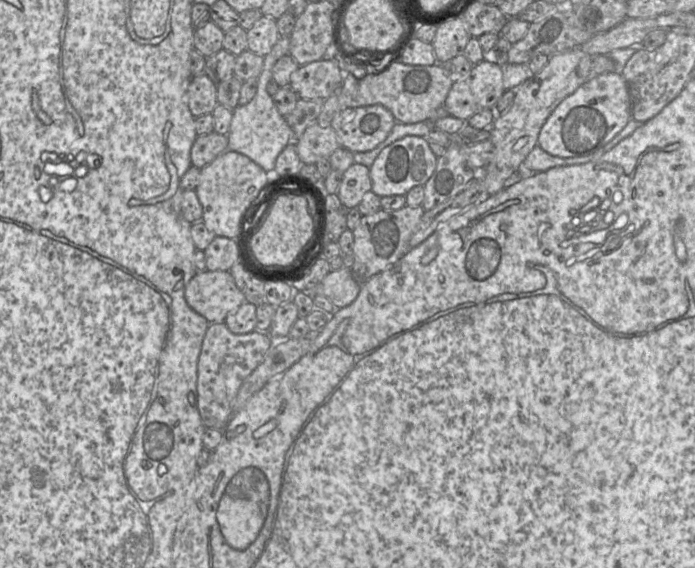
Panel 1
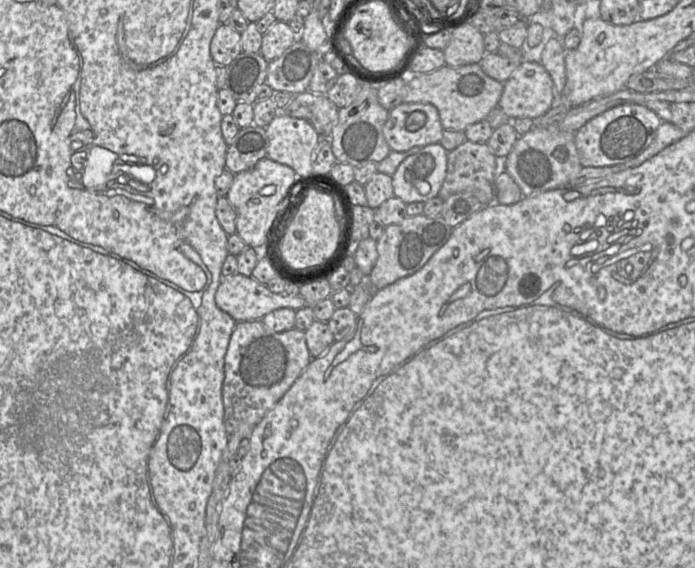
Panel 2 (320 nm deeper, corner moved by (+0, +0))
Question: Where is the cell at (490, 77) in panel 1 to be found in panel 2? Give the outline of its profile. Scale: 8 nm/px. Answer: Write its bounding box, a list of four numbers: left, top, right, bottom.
[498,60,556,120]

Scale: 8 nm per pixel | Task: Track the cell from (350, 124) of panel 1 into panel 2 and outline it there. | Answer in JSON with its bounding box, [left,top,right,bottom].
[383,103,443,152]

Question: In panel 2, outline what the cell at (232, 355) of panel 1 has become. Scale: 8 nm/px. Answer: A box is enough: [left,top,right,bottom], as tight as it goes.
[222,320,312,436]

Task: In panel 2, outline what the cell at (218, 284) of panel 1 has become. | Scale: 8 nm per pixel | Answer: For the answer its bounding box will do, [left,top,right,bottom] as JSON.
[215,274,308,322]

